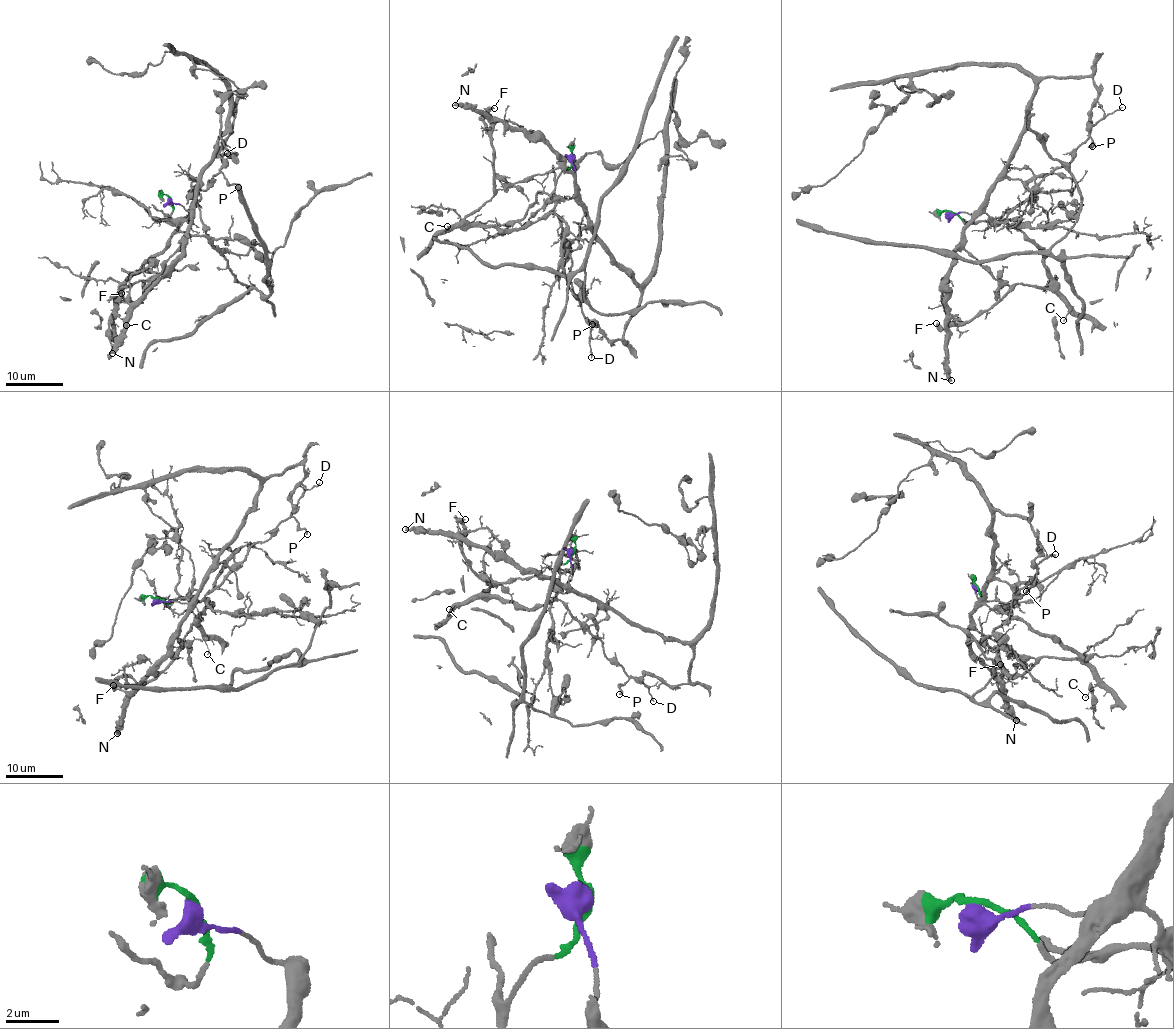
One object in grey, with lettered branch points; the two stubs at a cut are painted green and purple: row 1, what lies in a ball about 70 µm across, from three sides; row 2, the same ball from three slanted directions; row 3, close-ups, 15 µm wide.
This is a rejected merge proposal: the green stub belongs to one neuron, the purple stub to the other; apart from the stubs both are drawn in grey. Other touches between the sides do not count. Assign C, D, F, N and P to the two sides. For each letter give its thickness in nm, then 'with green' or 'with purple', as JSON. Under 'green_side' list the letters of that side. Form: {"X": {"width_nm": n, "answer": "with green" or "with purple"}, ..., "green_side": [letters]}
{"C": {"width_nm": 80, "answer": "with green"}, "D": {"width_nm": 110, "answer": "with green"}, "F": {"width_nm": 320, "answer": "with purple"}, "N": {"width_nm": 550, "answer": "with purple"}, "P": {"width_nm": 180, "answer": "with green"}, "green_side": ["C", "D", "P"]}

